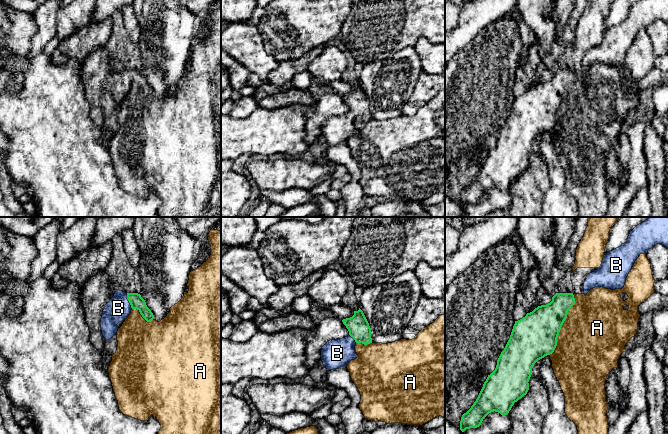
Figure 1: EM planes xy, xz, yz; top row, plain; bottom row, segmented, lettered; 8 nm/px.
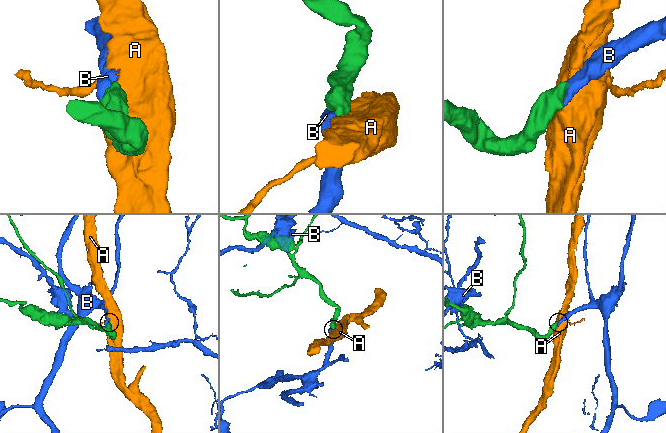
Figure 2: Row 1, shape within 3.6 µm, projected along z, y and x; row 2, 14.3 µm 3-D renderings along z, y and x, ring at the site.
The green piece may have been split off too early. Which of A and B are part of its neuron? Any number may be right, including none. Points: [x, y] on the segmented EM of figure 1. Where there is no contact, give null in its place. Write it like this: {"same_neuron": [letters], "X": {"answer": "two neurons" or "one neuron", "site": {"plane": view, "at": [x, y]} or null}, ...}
{"same_neuron": ["B"], "A": {"answer": "two neurons", "site": {"plane": "yz", "at": [562, 324]}}, "B": {"answer": "one neuron", "site": {"plane": "xy", "at": [128, 300]}}}

